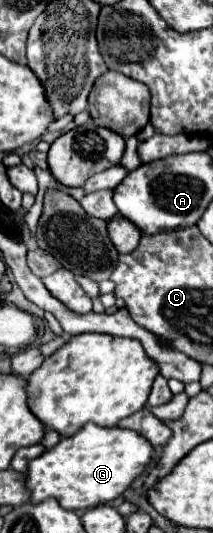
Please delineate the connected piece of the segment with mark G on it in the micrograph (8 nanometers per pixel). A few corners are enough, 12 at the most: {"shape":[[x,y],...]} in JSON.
{"shape":[[84,424],[28,466],[32,502],[106,504],[152,464],[128,428]]}

